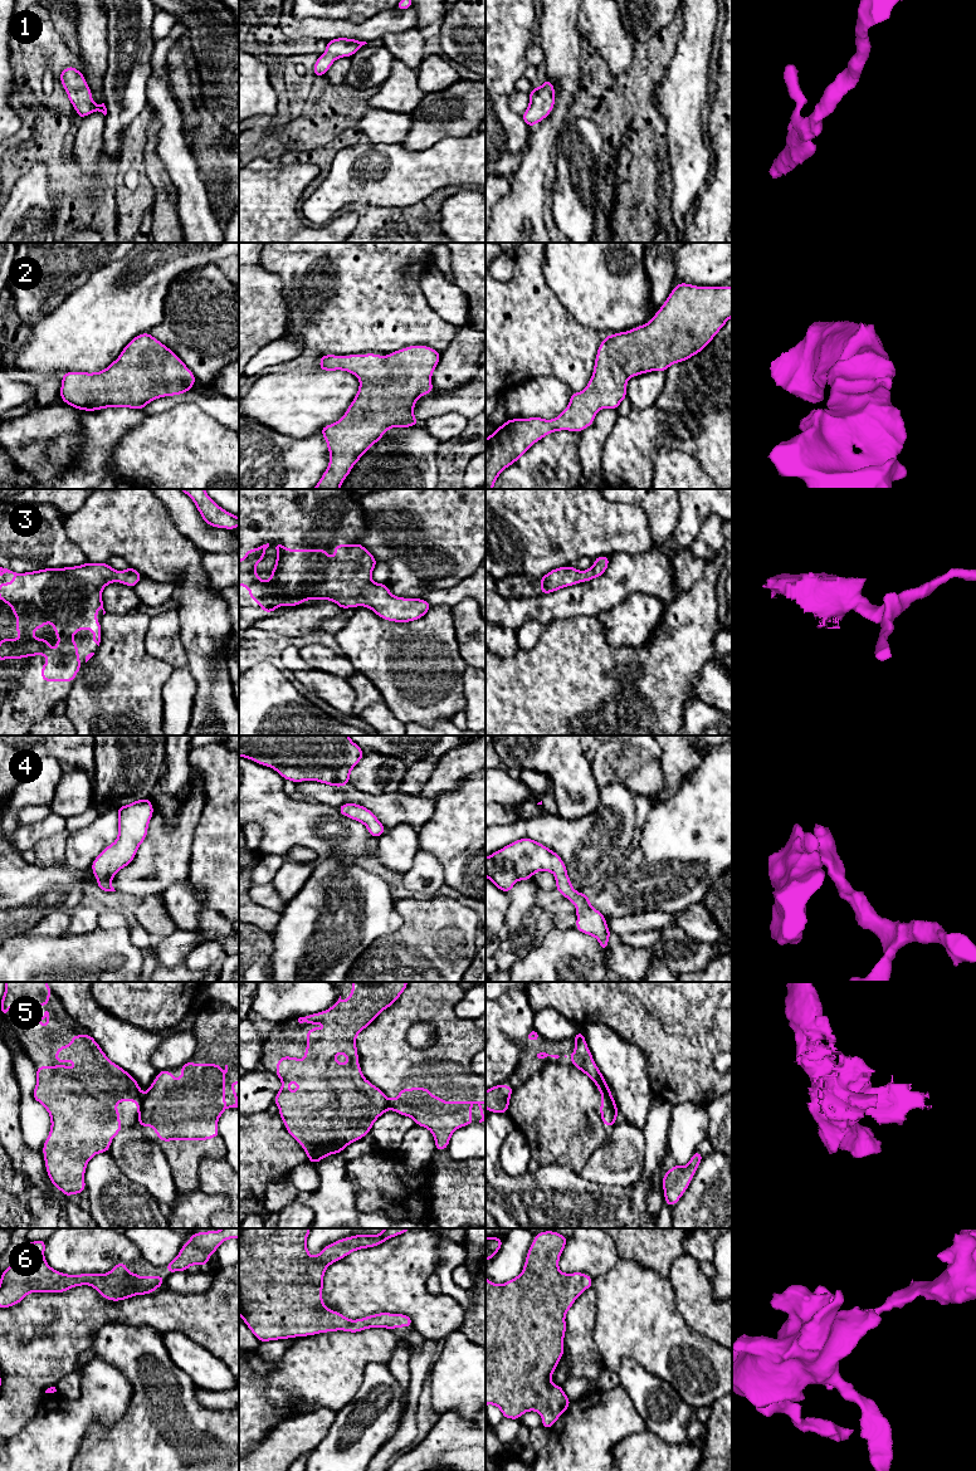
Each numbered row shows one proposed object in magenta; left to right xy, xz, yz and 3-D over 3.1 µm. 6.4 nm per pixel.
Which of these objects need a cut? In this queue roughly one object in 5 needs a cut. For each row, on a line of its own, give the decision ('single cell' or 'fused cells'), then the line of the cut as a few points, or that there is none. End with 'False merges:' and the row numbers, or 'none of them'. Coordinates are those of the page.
1: single cell; no cut
2: single cell; no cut
3: single cell; no cut
4: single cell; no cut
5: fused cells; cut in xy along (144, 1095), (138, 1114)
6: single cell; no cut
False merges: 5

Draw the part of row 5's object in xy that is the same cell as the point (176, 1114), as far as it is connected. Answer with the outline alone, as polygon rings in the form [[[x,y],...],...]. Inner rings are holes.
[[[187,1061],[185,1065],[179,1067],[182,1072],[181,1079],[174,1079],[172,1072],[170,1070],[158,1071],[157,1076],[155,1077],[153,1083],[151,1084],[150,1089],[142,1096],[141,1111],[138,1114],[138,1125],[140,1127],[152,1127],[155,1129],[155,1134],[160,1138],[161,1142],[170,1142],[170,1140],[208,1140],[214,1139],[215,1137],[220,1135],[218,1129],[218,1120],[220,1115],[229,1108],[239,1109],[239,1081],[231,1081],[229,1085],[233,1088],[233,1096],[238,1100],[236,1104],[225,1105],[225,1083],[224,1077],[228,1072],[228,1065],[225,1065],[225,1070],[220,1070],[220,1064],[192,1064]]]

